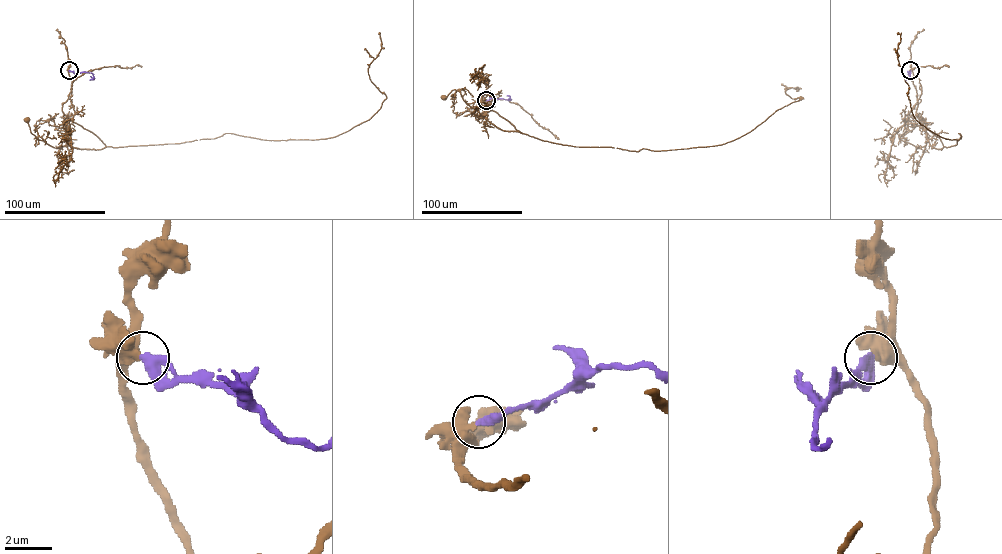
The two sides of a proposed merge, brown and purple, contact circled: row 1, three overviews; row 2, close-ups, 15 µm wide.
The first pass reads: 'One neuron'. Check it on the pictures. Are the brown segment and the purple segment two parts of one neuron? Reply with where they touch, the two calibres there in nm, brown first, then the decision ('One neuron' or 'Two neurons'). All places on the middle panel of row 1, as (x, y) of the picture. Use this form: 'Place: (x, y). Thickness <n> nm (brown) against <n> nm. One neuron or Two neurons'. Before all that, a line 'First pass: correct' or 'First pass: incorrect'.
First pass: incorrect
Place: (486, 100). Thickness 600 nm (brown) against 420 nm. Two neurons

